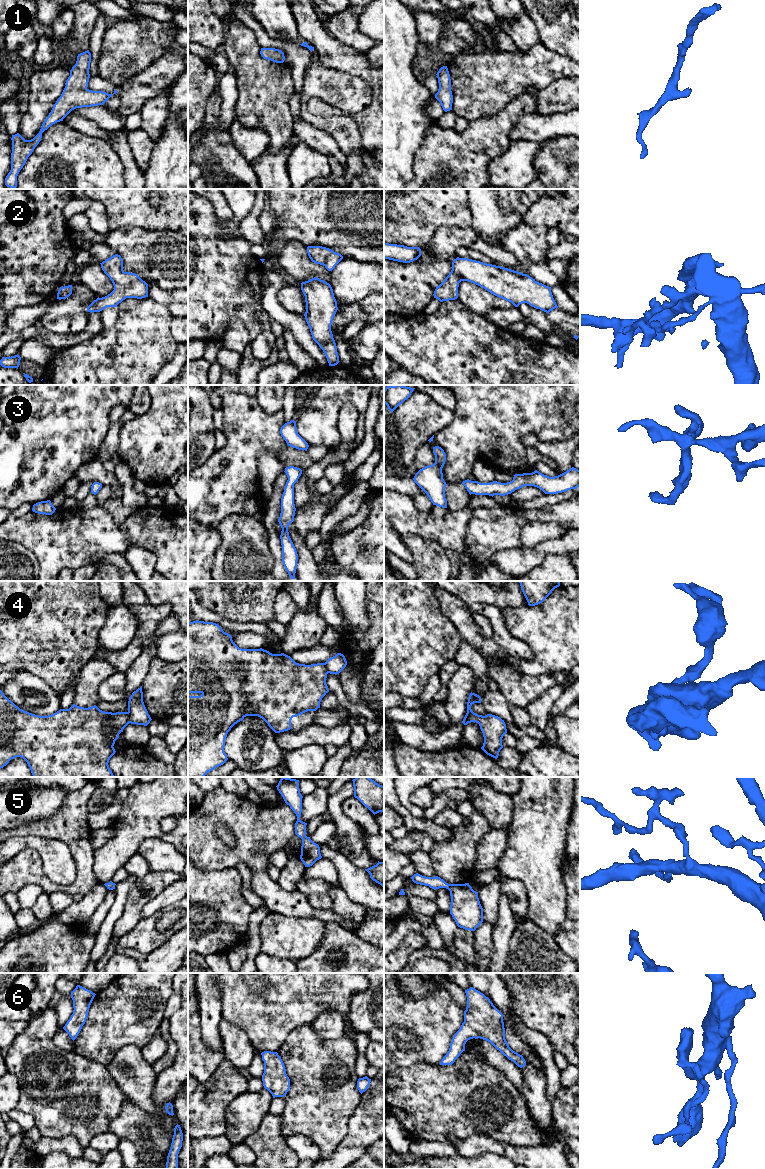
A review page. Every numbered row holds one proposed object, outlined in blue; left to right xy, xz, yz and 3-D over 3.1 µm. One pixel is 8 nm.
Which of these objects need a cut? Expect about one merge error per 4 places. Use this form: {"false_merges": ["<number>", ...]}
{"false_merges": ["4"]}

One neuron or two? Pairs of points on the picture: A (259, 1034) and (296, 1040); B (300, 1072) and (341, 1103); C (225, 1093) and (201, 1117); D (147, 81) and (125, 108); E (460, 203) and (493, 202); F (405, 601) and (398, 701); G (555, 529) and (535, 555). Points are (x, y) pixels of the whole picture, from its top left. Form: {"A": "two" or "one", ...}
{"A": "two", "B": "one", "C": "one", "D": "one", "E": "two", "F": "two", "G": "two"}

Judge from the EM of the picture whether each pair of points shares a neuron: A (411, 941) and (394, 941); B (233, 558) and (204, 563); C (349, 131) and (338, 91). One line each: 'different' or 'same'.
A: different
B: different
C: same

